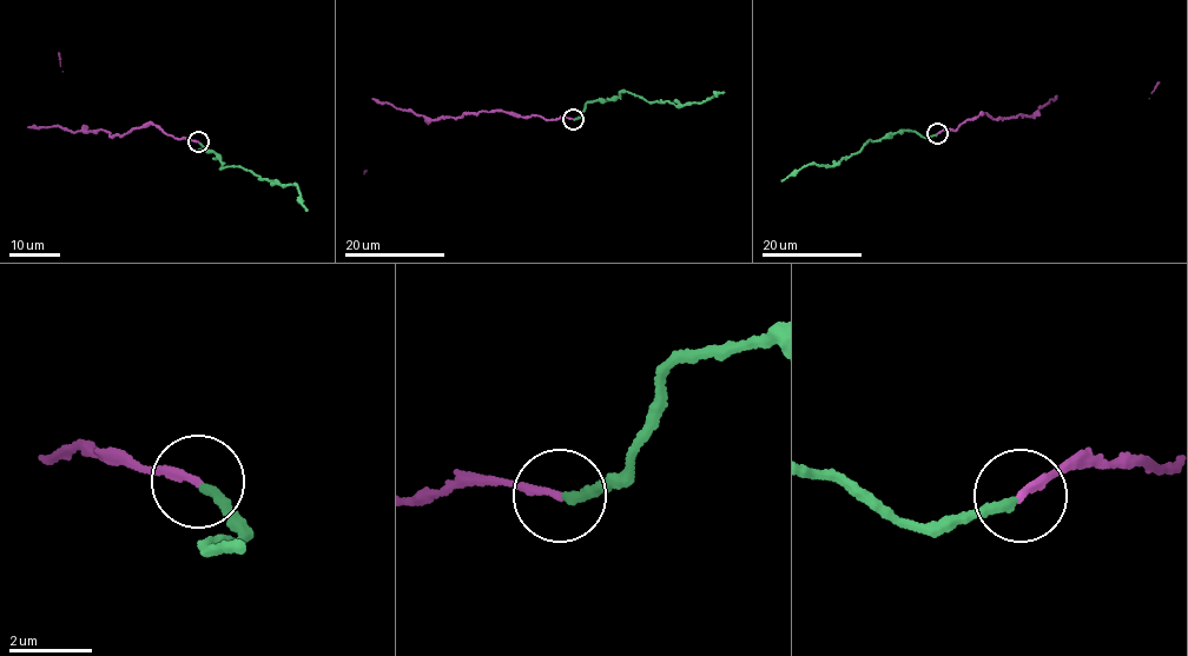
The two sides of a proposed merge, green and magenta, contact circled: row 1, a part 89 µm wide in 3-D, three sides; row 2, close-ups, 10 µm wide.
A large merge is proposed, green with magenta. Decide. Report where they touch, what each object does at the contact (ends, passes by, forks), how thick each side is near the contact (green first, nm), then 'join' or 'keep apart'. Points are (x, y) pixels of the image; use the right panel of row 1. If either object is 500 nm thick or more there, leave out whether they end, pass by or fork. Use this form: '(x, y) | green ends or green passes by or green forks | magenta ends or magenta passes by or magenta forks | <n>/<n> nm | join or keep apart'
(937, 133) | green ends | magenta ends | 220/180 nm | join

